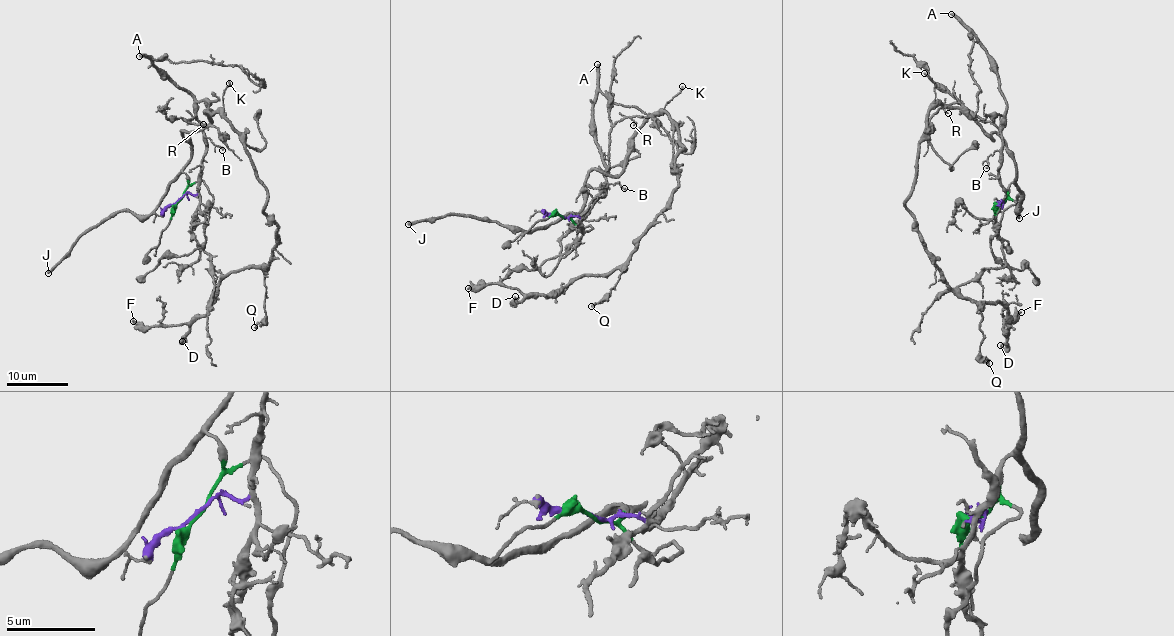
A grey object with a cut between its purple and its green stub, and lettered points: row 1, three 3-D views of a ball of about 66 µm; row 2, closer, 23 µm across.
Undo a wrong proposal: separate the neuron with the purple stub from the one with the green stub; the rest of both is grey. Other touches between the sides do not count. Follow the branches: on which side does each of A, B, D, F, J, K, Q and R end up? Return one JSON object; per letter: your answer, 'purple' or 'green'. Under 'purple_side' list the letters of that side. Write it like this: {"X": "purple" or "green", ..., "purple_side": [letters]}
{"A": "purple", "B": "purple", "D": "green", "F": "green", "J": "green", "K": "green", "Q": "green", "R": "purple", "purple_side": ["A", "B", "R"]}

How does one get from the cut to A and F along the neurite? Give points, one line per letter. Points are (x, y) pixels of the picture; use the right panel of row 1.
A: (1001, 202), (1005, 187), (1000, 182), (999, 170), (1006, 104), (993, 61), (950, 13)
F: (1000, 203), (1016, 175), (1001, 137), (934, 107), (905, 208), (941, 282), (1004, 306), (1003, 332), (1021, 312)

